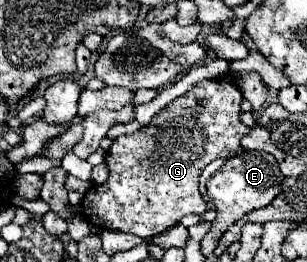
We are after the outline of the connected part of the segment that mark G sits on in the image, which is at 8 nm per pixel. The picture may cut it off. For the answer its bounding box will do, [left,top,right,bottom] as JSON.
[81,79,249,237]

